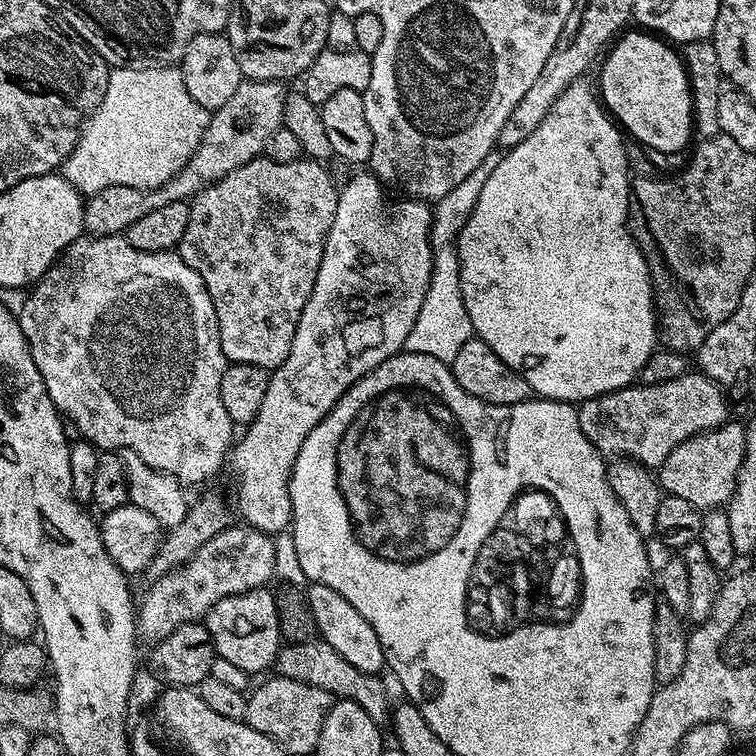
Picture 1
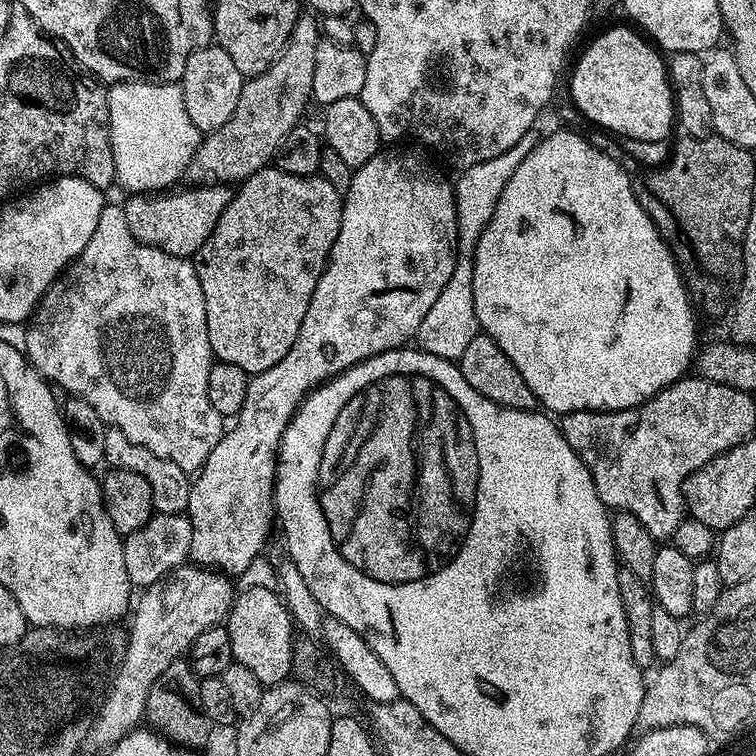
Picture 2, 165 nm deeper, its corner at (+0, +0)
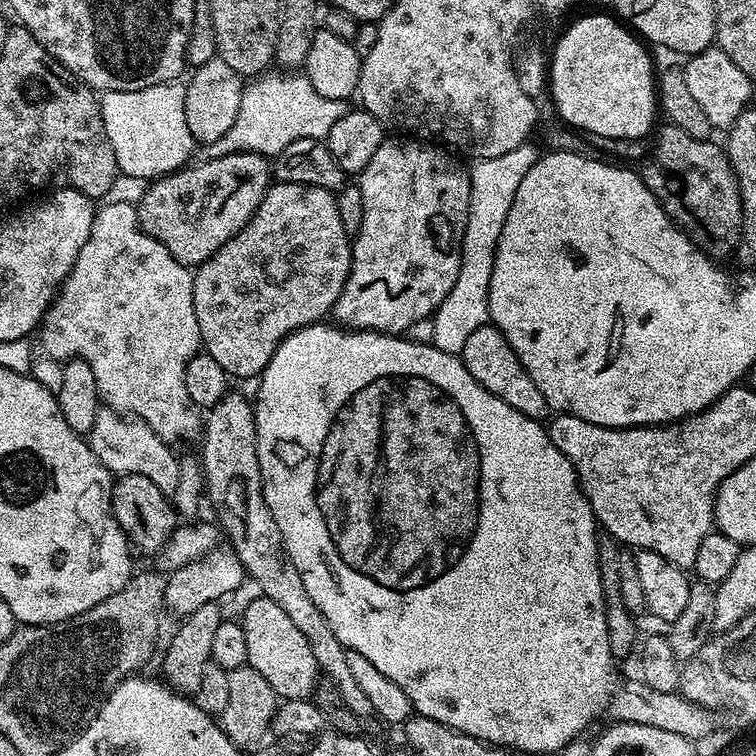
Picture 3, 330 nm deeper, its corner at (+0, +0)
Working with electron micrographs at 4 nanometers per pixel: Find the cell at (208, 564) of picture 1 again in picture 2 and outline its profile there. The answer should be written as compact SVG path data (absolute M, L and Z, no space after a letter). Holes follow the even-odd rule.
M203 566L175 568L163 580L154 582L139 593L134 604L134 611L130 616L132 628L130 627L128 632L128 645L126 654L122 658L122 666L116 671L116 677L113 678L108 692L104 696L104 705L100 707L100 712L97 714L95 722L92 723L91 730L88 731L86 744L89 749L91 747L101 748L101 750L111 748L113 744L119 742L122 737L127 736L139 725L136 723L144 720L146 698L150 698L150 686L154 686L154 682L158 682L162 670L166 670L166 666L170 666L170 662L181 659L187 653L194 638L198 638L198 634L202 634L202 630L217 627L227 617L228 613L232 611L233 599L233 581L224 572Z

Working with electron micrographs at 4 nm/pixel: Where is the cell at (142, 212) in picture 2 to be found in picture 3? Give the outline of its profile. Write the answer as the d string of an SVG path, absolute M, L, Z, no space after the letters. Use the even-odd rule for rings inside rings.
M231 152L222 158L200 160L149 183L140 202L136 204L140 229L150 234L150 238L162 242L162 246L166 246L166 250L170 250L178 262L198 266L213 256L227 240L234 238L234 234L238 234L246 222L252 220L268 187L270 164L258 152Z

